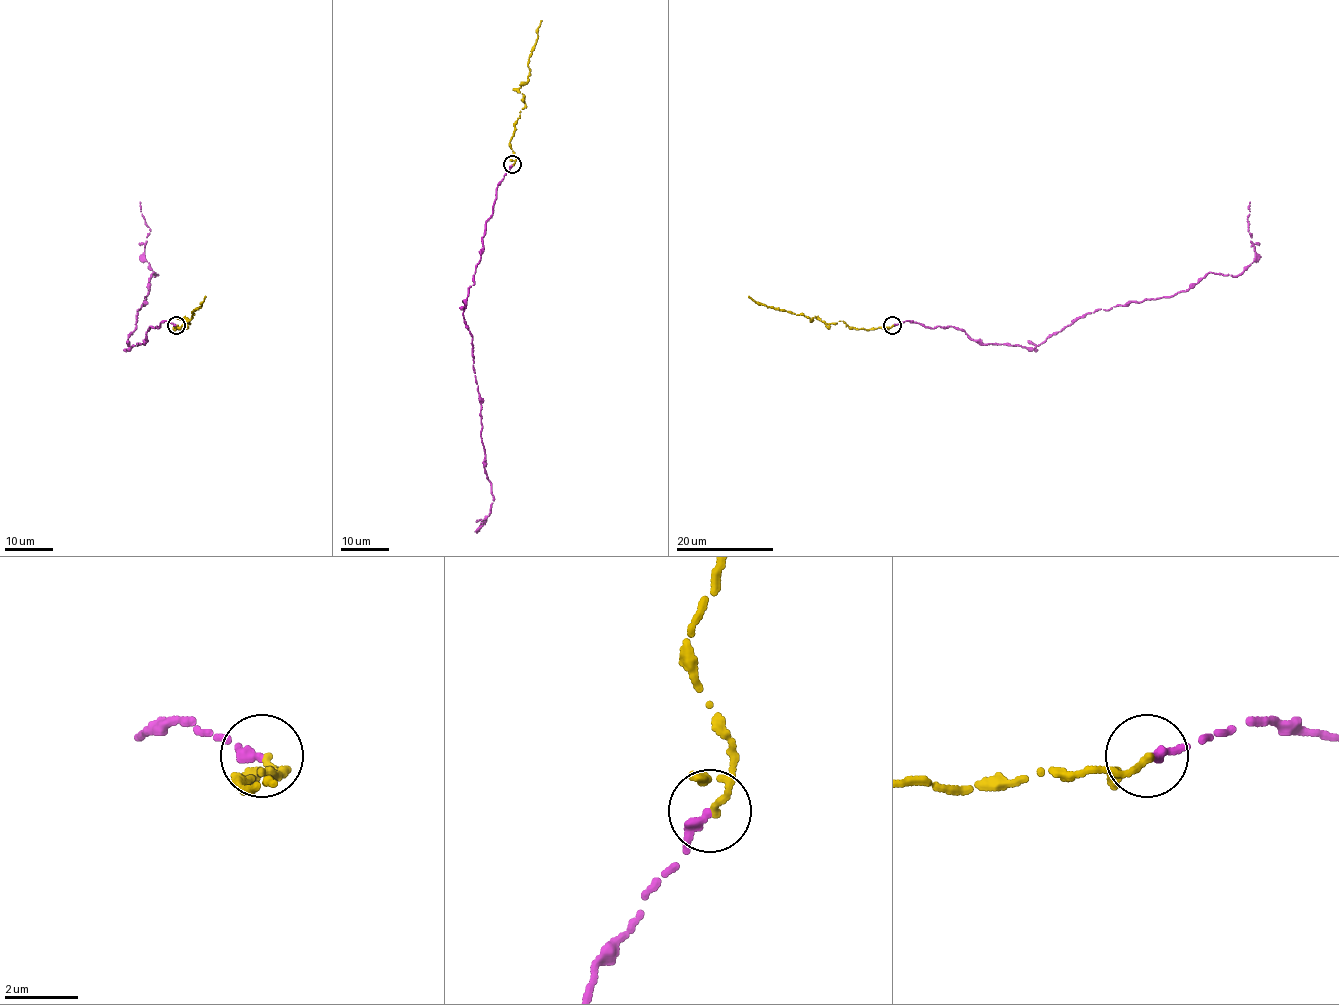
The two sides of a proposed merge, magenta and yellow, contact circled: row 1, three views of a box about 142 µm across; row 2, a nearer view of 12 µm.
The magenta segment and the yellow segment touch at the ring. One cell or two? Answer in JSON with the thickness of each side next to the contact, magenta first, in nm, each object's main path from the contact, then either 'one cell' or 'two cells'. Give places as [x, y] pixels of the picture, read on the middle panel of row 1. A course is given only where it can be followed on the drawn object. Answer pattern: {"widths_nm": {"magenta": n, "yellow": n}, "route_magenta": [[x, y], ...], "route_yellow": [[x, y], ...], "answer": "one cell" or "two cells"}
{"widths_nm": {"magenta": 280, "yellow": 140}, "route_magenta": [[513, 165], [498, 184], [463, 317], [473, 337], [483, 467], [493, 496], [485, 524], [476, 522]], "route_yellow": [[513, 165], [515, 160], [510, 139], [525, 103], [519, 88], [527, 81], [528, 57], [542, 20]], "answer": "one cell"}

